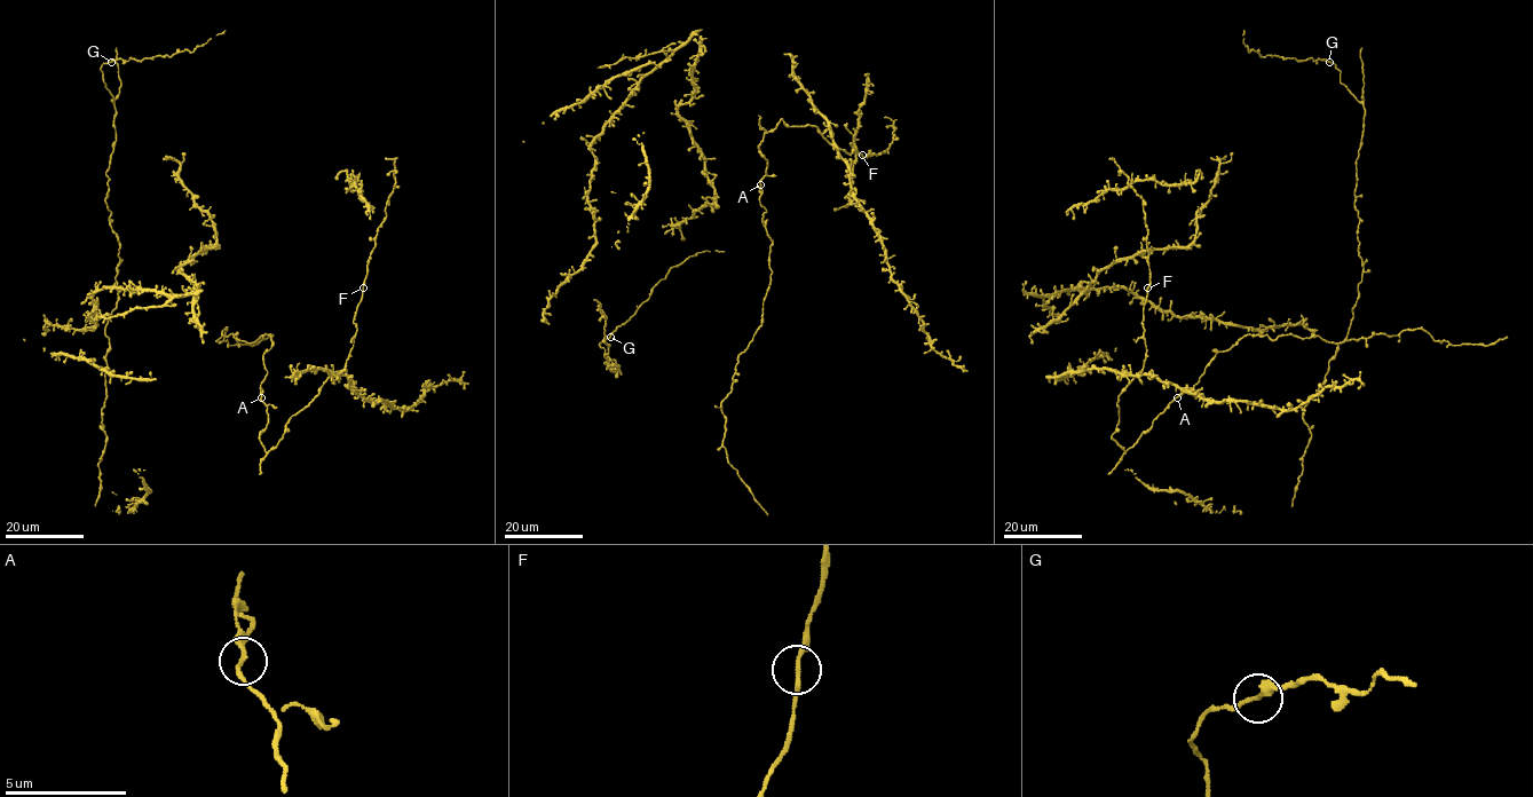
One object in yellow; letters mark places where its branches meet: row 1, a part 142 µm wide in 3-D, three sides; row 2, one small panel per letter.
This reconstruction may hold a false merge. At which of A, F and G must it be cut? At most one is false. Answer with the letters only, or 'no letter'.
no letter

